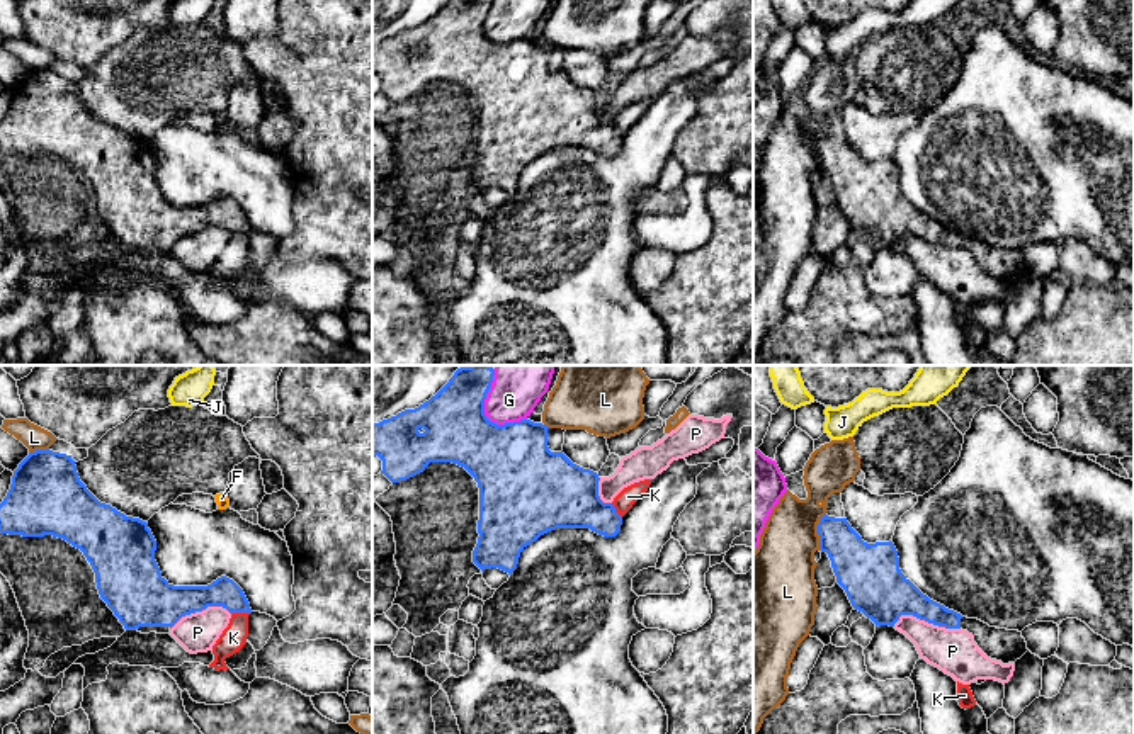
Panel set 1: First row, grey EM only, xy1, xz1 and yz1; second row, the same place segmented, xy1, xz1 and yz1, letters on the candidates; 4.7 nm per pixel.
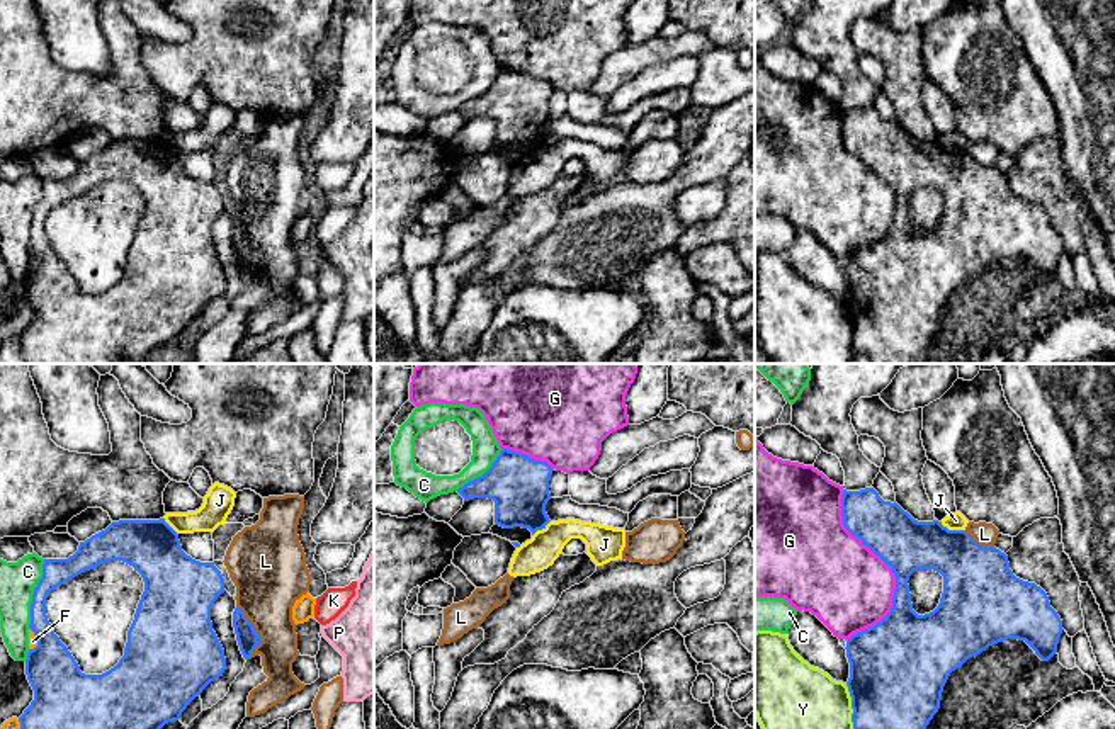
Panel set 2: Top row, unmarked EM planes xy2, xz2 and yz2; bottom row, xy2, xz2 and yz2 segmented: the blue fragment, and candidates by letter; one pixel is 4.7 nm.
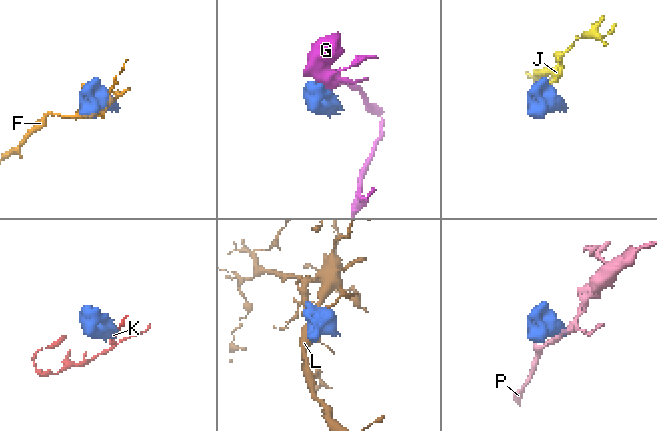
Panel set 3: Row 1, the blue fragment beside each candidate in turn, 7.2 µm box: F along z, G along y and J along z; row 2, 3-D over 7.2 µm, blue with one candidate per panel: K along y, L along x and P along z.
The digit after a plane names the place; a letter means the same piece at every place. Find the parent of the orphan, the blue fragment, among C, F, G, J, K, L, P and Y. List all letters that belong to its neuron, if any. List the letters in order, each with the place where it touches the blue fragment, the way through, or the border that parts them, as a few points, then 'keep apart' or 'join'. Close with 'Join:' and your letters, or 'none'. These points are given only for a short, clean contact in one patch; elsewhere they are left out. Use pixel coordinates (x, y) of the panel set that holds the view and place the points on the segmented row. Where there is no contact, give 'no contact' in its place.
C: xy2 (34, 593) | keep apart
F: xy2 (36, 638) | keep apart
G: yz2 (891, 568) | keep apart
J: yz2 (952, 531) | along yz2 (940, 522), (949, 529), (964, 531) | keep apart
K: xy1 (240, 612) | along xy1 (249, 612), (235, 612), (232, 615) | keep apart
L: xy2 (255, 632) | keep apart
P: yz1 (927, 621) | keep apart
Y: yz2 (852, 706) | keep apart
Join: none

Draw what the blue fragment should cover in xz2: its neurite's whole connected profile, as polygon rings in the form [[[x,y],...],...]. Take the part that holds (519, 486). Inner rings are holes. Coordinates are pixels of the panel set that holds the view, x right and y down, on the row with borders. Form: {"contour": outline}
{"contour": [[[501,449],[491,467],[466,483],[457,493],[464,501],[488,498],[495,501],[495,525],[522,527],[532,535],[551,522],[546,505],[551,500],[552,467],[525,454]]]}

